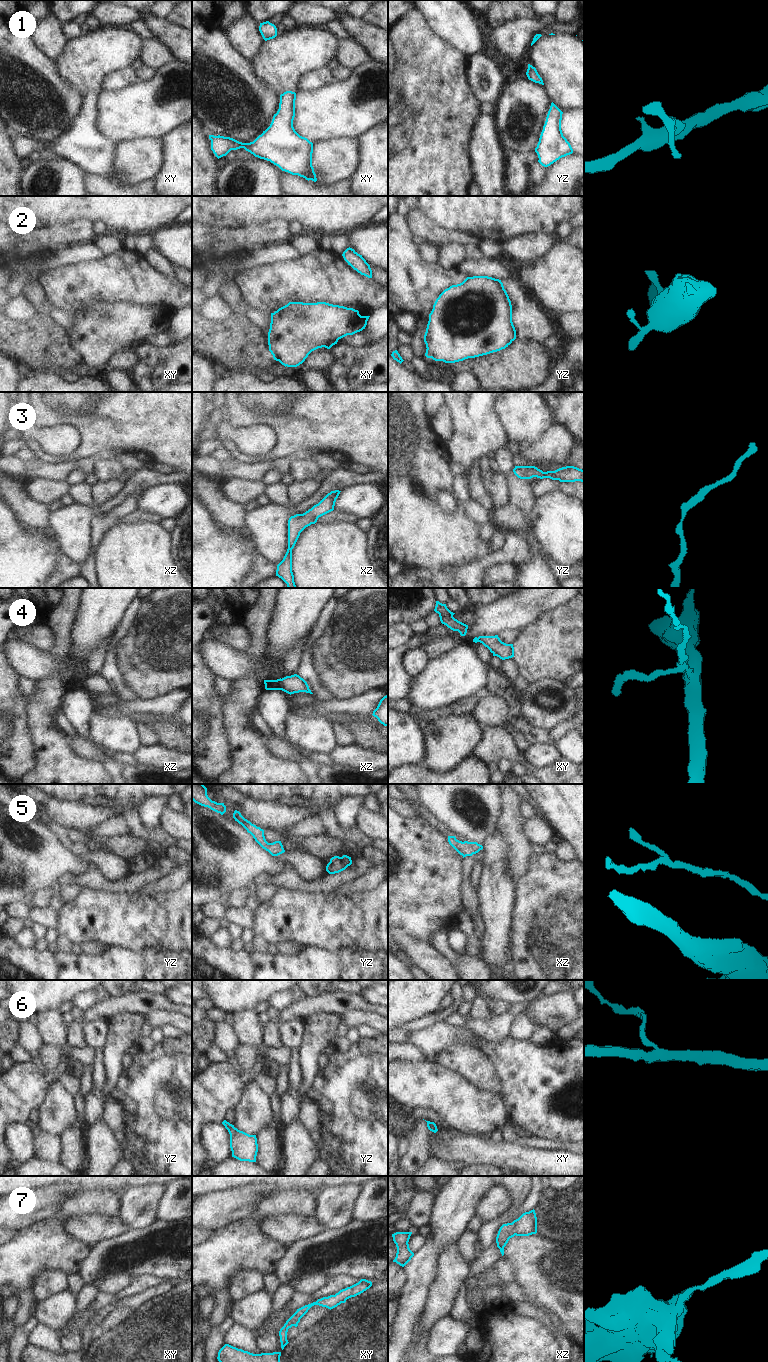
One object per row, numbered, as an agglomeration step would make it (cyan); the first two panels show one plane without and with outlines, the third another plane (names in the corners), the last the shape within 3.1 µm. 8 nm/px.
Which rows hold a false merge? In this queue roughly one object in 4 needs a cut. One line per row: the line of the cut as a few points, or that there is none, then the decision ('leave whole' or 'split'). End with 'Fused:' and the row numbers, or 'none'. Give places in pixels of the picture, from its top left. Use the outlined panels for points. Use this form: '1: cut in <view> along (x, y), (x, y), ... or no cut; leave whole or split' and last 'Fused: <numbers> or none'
1: no cut; leave whole
2: no cut; leave whole
3: no cut; leave whole
4: no cut; leave whole
5: no cut; leave whole
6: no cut; leave whole
7: no cut; leave whole
Fused: none

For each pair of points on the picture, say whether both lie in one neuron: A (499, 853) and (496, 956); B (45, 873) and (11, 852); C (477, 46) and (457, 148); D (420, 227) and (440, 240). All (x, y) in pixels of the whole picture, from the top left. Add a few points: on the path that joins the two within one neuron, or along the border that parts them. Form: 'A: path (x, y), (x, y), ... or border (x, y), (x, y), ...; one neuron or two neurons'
A: path (497, 879), (497, 930); one neuron
B: path (37, 865), (29, 857), (19, 857); one neuron
C: border (448, 44), (461, 51), (467, 58); two neurons
D: path (425, 228), (435, 235); one neuron

